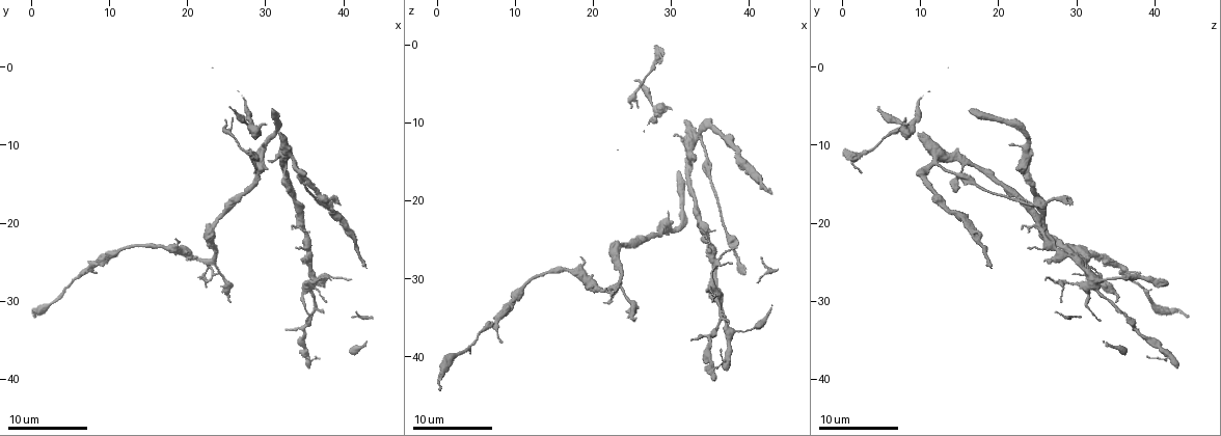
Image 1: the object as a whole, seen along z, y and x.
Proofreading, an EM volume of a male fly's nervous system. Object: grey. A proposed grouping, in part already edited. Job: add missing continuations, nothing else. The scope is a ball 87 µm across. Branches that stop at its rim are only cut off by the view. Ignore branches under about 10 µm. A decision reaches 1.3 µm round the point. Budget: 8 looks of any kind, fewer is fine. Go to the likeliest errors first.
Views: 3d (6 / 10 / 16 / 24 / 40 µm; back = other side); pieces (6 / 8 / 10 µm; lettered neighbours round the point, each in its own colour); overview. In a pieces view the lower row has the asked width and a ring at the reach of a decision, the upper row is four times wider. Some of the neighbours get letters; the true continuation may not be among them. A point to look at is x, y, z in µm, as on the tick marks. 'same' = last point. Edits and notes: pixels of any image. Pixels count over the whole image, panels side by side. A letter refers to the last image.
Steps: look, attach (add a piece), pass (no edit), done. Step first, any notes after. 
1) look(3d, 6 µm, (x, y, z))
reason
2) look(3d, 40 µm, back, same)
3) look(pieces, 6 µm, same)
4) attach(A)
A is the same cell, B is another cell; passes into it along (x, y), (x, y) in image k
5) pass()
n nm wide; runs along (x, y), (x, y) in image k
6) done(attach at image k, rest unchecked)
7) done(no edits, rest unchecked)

look(pieces, 6 µm, (0.2, 32.0, 44.2))
end of a long branch

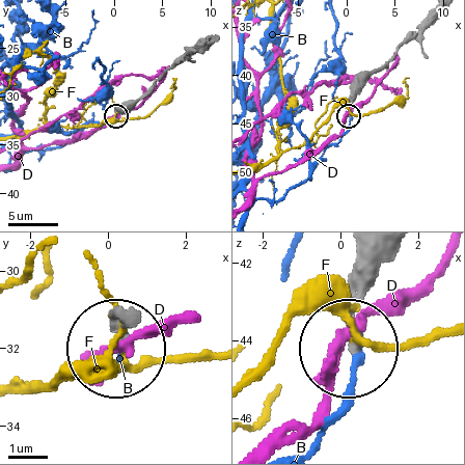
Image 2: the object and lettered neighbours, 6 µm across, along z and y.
pass()
B, D and F are other cells; runs along (385, 252), (349, 349) in image 2; no lettered piece goes on from it

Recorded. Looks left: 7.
look(3d, 6 µm, (37.4, 31.4, 35.8))
free end

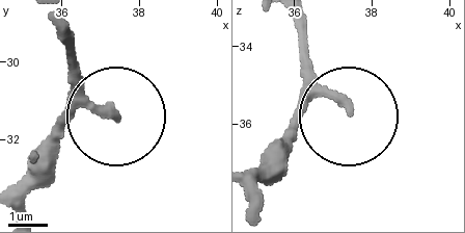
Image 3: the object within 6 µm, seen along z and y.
look(pieces, 10 µm, (37.45, 31.40, 35.60))

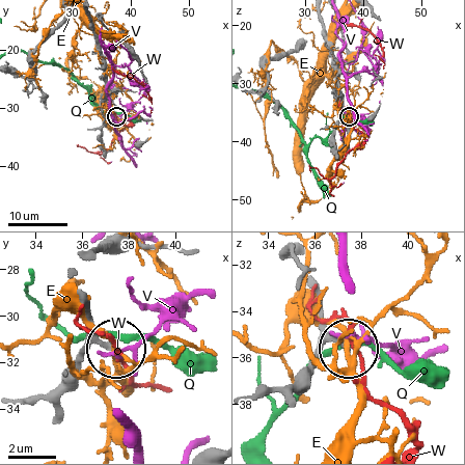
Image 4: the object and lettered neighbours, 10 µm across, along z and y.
pass()
240 nm wide; E, Q, V and W are other cells; runs along (311, 295), (326, 330), (348, 346) in image 4; no lettered piece goes on from it

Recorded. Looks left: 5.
look(3d, 10 µm, (34.6, 24.6, 26.0))
an open end

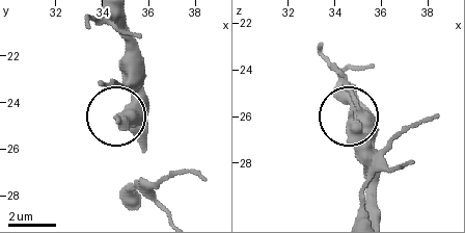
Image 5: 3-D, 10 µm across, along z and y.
look(pieces, 10 µm, (34.7, 24.8, 25.9))

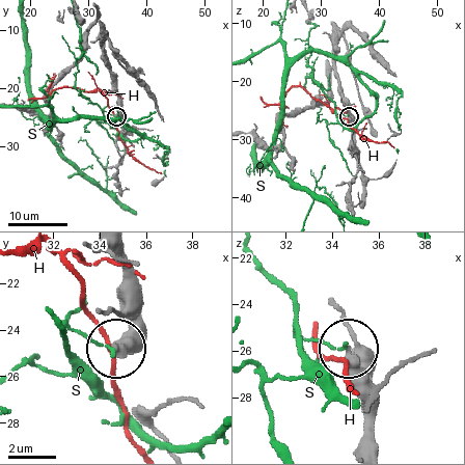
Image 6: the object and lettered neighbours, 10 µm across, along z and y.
pass()
390 nm wide; H and S are other cells; no lettered piece goes on from it

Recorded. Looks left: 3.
look(pieces, 10 µm, (25.6, 30.0, 35.4))
free end

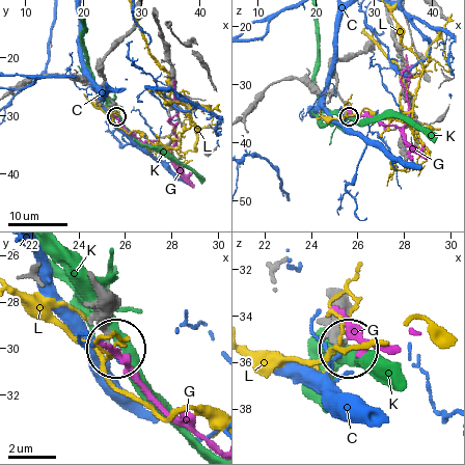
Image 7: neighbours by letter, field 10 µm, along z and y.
pass()
C, G, K and L are other cells; no lettered piece goes on from it

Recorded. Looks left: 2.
done(no edits, rest unchecked)

